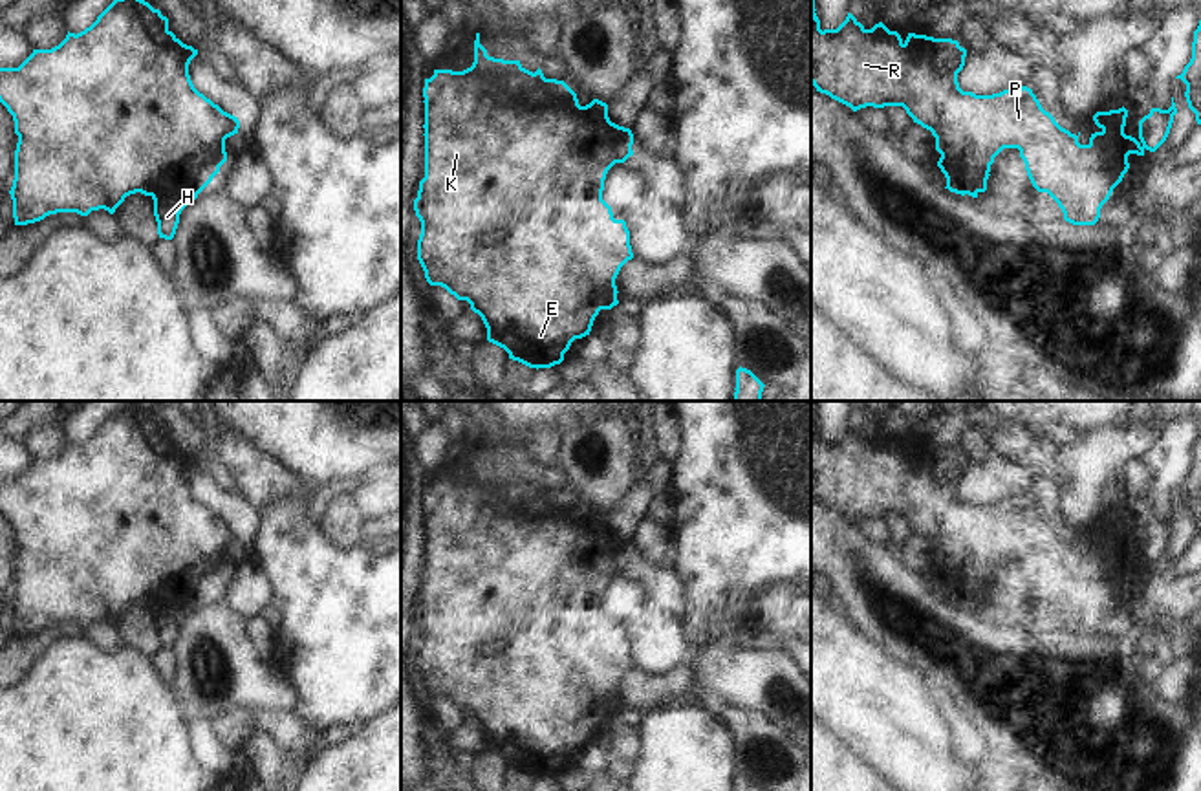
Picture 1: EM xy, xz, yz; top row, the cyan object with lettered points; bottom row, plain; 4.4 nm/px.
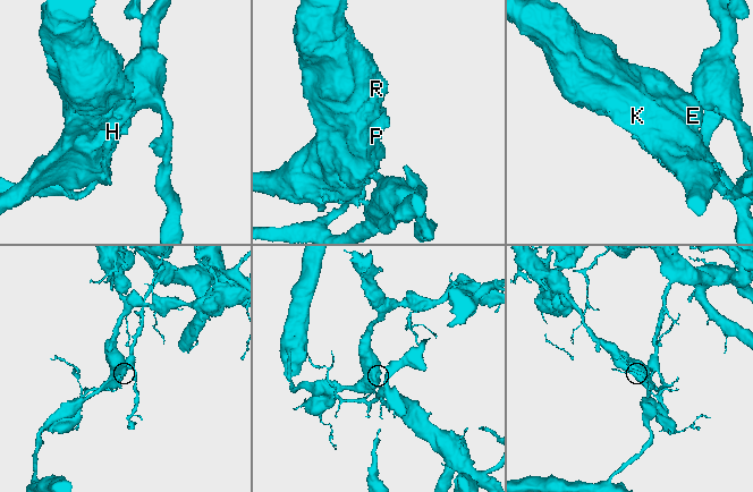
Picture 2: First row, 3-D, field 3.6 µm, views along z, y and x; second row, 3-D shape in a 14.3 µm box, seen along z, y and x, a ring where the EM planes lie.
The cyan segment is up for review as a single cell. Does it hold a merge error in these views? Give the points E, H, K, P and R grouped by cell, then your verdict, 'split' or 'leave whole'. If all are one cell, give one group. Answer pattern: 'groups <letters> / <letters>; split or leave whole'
groups E K P R / H; split

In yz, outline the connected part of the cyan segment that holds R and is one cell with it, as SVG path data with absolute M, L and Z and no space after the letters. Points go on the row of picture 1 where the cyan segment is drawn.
M811 0L811 84L817 92L849 106L853 112L873 106L903 106L914 123L930 130L936 137L936 150L954 150L959 165L976 165L972 178L979 181L978 192L987 190L987 179L994 157L1003 148L1018 148L1025 163L1027 176L1038 192L1047 192L1062 209L1064 220L1073 225L1095 225L1100 218L1102 205L1109 200L1113 189L1122 181L1130 168L1128 156L1144 156L1141 143L1124 134L1128 110L1097 112L1095 125L1100 128L1091 134L1087 145L1078 143L1080 132L1075 135L1062 128L1055 117L1045 112L1031 88L1022 86L1018 92L1003 90L992 95L976 95L963 92L958 73L965 66L967 49L952 38L934 38L926 35L908 33L903 40L897 31L890 31L882 22L866 29L851 13L837 29L820 29L820 20Z

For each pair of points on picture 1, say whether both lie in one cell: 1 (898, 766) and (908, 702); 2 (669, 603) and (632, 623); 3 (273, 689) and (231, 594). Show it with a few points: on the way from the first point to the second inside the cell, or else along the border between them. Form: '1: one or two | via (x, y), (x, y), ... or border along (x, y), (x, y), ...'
1: one | via (899, 749), (899, 718)
2: two | border along (636, 572), (647, 603), (680, 619)
3: two | border along (211, 592), (224, 605), (251, 621)

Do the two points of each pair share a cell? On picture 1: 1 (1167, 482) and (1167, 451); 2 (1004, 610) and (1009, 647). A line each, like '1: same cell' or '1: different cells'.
1: same cell
2: different cells

